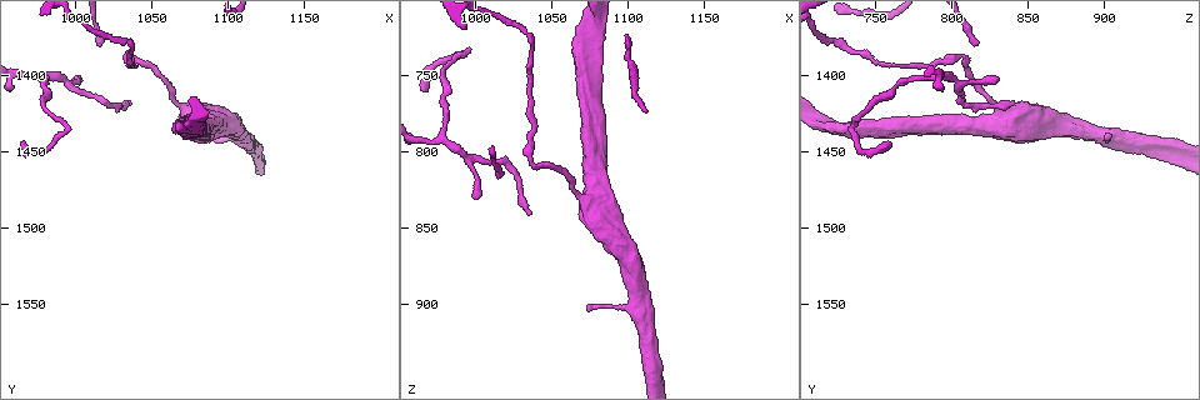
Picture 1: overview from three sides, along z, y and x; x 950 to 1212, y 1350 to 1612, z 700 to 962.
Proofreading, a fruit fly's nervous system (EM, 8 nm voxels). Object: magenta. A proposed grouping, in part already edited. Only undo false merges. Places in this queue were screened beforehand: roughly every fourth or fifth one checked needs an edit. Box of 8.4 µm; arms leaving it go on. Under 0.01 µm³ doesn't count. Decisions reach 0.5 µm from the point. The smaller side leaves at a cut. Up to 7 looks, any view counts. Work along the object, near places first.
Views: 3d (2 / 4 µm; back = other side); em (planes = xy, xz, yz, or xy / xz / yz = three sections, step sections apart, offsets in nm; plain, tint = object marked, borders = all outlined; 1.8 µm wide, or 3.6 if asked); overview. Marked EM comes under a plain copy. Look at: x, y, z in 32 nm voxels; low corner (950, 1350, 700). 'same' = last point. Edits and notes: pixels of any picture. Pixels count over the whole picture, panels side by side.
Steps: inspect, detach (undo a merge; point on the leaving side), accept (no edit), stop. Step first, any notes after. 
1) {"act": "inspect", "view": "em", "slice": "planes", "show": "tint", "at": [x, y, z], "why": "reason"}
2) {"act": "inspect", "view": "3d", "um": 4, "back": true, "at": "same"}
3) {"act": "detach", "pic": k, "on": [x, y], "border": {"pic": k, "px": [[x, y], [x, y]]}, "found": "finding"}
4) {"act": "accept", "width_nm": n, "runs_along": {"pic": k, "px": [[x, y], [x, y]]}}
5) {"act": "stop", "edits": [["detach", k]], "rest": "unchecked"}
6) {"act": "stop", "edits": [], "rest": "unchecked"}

{"act": "inspect", "view": "em", "um": 3.6, "slice": "yz", "step": 8, "show": "tint", "at": [994, 1434, 736], "why": "sharp bend"}

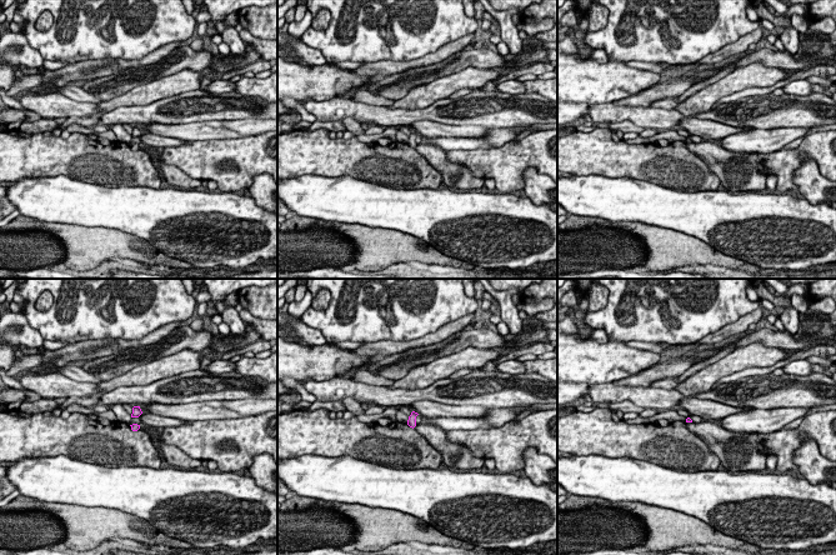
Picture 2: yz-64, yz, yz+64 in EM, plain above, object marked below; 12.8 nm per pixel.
{"act": "inspect", "view": "em", "um": 3.6, "slice": "planes", "show": "tint", "at": "same"}

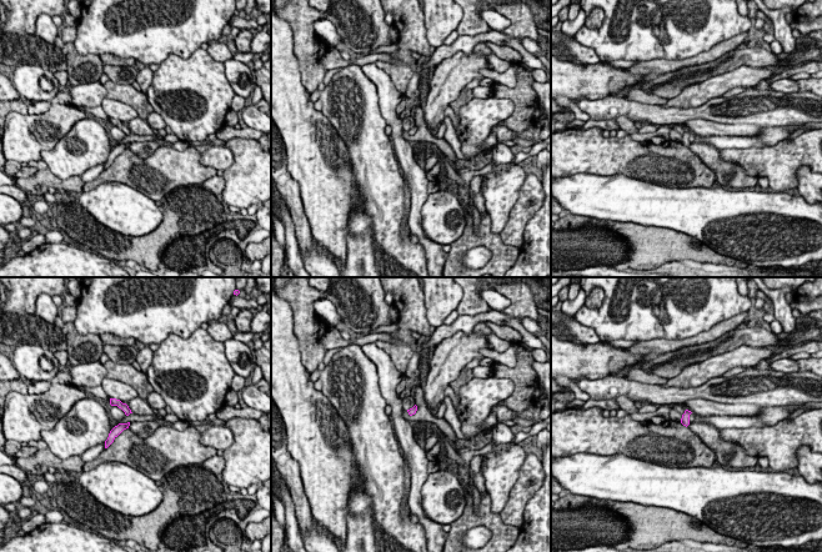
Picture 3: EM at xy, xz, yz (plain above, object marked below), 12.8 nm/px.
{"act": "accept", "width_nm": 90, "runs_along": {"pic": 3, "px": [[111, 400], [129, 411]]}, "found": "one cell here"}

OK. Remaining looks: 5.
{"act": "inspect", "view": "em", "um": 3.6, "slice": "xy", "step": 4, "show": "tint", "at": [980, 1400, 792], "why": "branch point"}

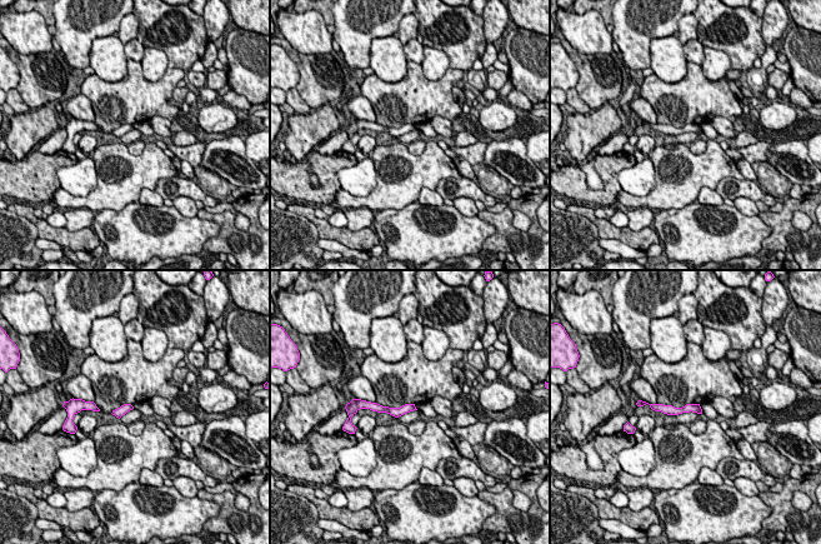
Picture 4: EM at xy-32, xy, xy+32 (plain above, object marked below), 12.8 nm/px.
{"act": "inspect", "view": "em", "um": 3.6, "slice": "planes", "show": "tint", "at": "same", "why": "cut it another way"}

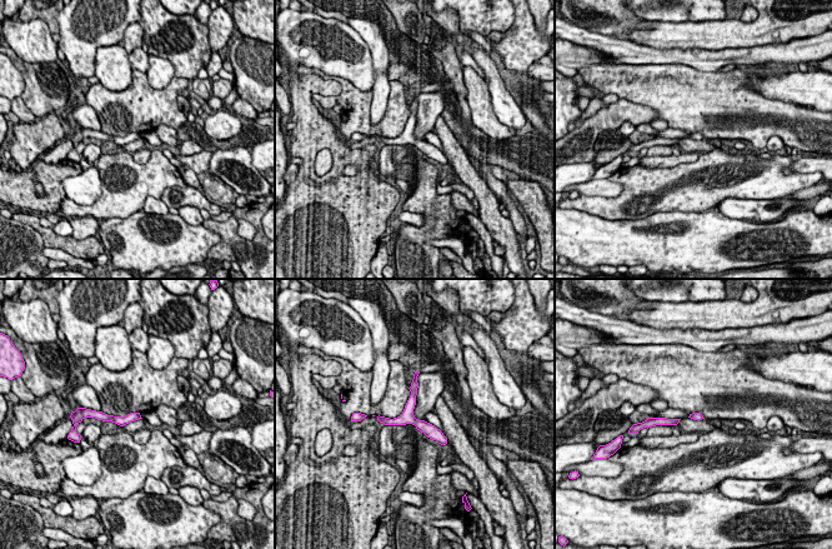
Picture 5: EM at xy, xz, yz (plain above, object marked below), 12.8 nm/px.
{"act": "accept", "runs_along": {"pic": 5, "px": [[414, 385], [410, 417], [442, 440]]}, "found": "one cell here"}

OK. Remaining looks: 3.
{"act": "inspect", "view": "em", "slice": "planes", "show": "tint", "at": [1038, 1390, 806], "why": "abrupt turn"}

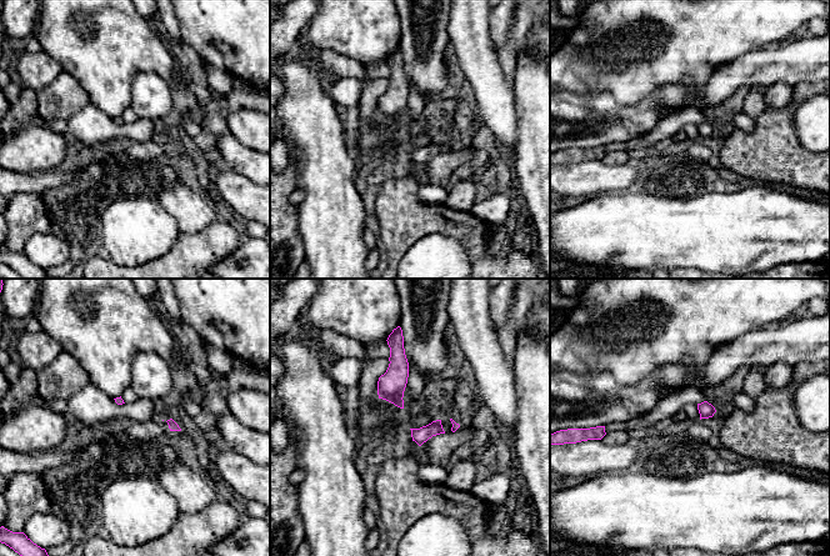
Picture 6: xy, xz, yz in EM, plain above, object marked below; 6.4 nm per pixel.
{"act": "accept", "width_nm": 50, "found": "all the same cell"}

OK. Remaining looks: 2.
{"act": "stop", "edits": [], "rest": "unchecked"}

